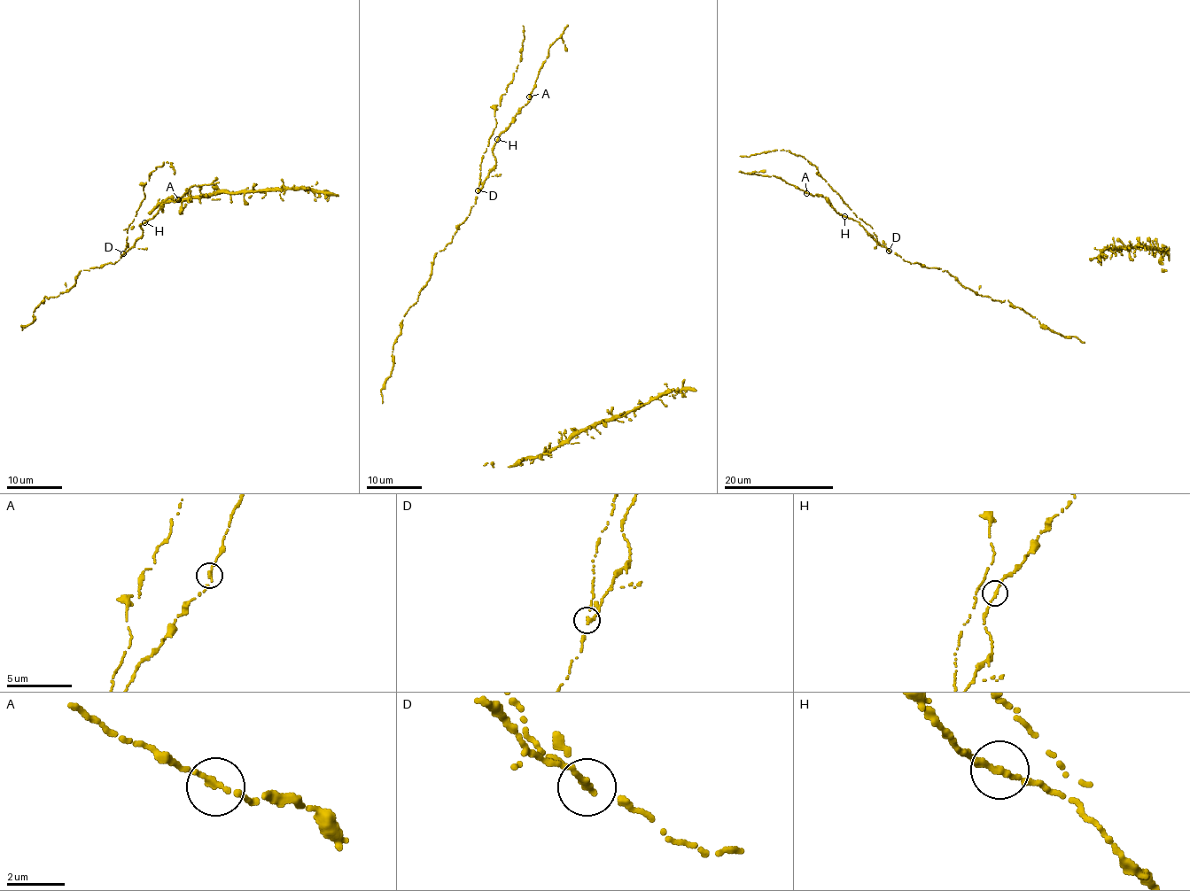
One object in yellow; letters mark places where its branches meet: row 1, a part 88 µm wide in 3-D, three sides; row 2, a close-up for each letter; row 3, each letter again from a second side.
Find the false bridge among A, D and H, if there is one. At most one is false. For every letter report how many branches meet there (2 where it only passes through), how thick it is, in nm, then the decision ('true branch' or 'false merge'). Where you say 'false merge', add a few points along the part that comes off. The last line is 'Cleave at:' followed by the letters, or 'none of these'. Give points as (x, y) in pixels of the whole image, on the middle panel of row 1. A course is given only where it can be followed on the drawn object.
A: branches 2; calibre 200 nm; true branch
D: branches 2; calibre 200 nm; false merge; course (477, 190), (483, 152), (496, 126), (494, 108), (500, 106), (500, 96), (505, 94), (520, 61), (523, 26)
H: branches 2; calibre 200 nm; true branch
Cleave at: D

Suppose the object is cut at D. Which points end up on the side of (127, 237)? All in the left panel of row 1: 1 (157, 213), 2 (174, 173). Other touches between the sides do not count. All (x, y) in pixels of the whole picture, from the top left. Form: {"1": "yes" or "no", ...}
{"1": "no", "2": "yes"}

